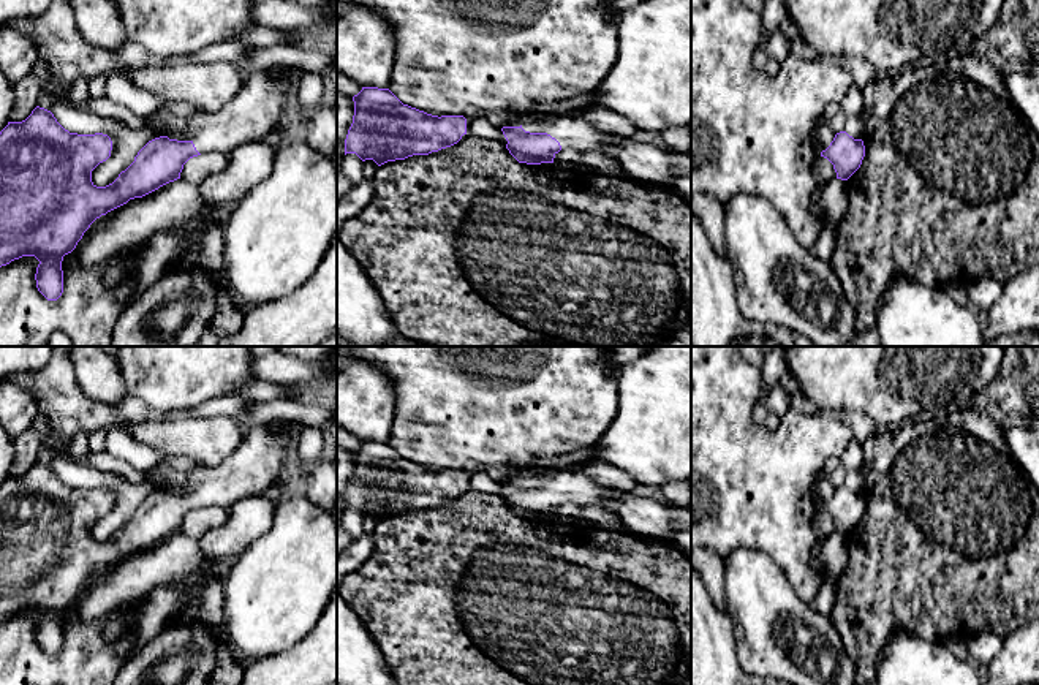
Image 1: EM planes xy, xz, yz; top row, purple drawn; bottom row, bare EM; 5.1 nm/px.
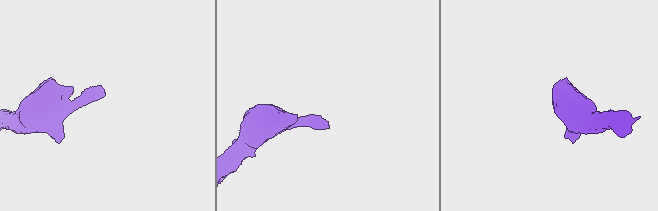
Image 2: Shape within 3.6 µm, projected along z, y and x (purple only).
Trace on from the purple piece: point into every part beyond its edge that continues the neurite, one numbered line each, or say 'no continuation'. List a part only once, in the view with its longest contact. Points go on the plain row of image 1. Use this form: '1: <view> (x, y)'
1: xz (573, 486)

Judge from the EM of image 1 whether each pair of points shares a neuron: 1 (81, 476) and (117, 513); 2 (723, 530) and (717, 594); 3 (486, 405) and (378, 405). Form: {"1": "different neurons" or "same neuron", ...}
{"1": "same neuron", "2": "different neurons", "3": "different neurons"}

